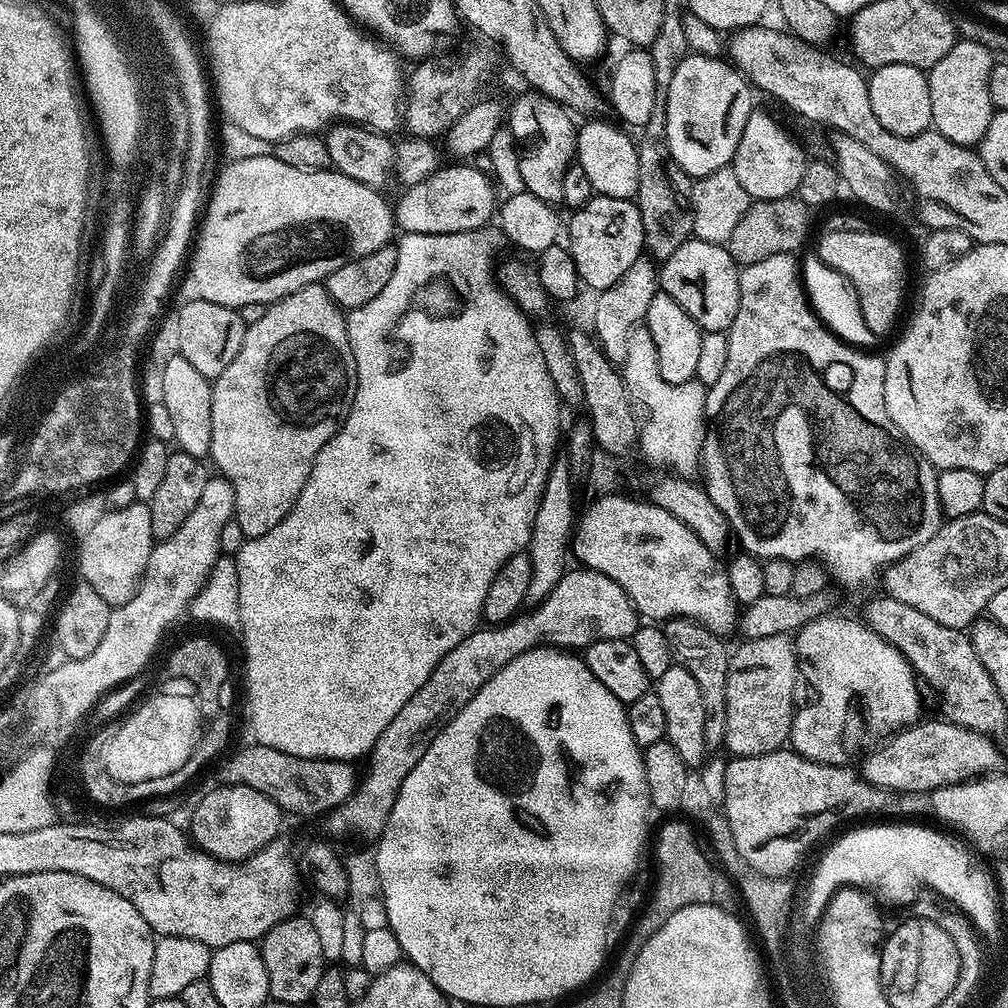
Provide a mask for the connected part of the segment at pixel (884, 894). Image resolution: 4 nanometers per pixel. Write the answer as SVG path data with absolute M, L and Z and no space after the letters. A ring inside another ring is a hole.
M886 824L884 826L868 826L846 833L832 845L821 858L815 872L811 873L808 889L810 890L802 907L806 915L812 918L814 914L827 907L833 895L846 887L858 887L873 892L879 901L890 904L906 904L913 900L914 890L919 886L932 888L944 899L956 906L956 910L965 914L968 904L972 904L972 896L988 896L992 900L992 916L1000 912L1000 896L993 875L985 868L977 868L972 860L973 853L961 840L950 837L926 826L916 824Z

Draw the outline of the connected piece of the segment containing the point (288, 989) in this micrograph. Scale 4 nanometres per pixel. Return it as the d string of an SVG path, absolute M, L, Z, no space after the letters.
M293 914L287 920L278 922L258 944L262 962L266 962L268 995L280 1004L308 1004L326 969L318 933L315 932L311 919L307 915L300 915Z

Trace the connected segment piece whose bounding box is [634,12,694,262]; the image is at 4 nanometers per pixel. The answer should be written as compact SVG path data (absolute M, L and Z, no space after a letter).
M665 13L661 30L648 50L654 62L655 92L654 107L650 113L650 122L646 122L639 137L638 147L638 190L634 202L642 218L642 230L647 251L657 261L663 262L678 250L692 236L692 186L693 177L686 175L672 161L672 155L666 142L666 106L669 102L669 86L677 69L677 62L688 54L686 37L682 29L679 13Z

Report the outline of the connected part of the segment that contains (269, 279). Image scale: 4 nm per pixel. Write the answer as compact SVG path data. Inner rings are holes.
M269 154L258 158L246 158L245 160L233 160L225 163L225 168L219 169L215 177L215 183L211 187L211 193L207 199L206 207L203 209L204 225L199 225L198 235L194 240L194 247L190 252L190 263L188 270L188 293L194 300L205 300L206 302L218 302L218 306L235 308L239 310L247 304L274 304L283 296L294 294L294 290L302 290L302 286L310 286L327 281L338 266L346 266L346 262L362 258L366 254L374 254L374 250L384 247L393 239L394 212L379 195L377 189L362 182L354 182L354 178L346 178L346 174L329 170L326 172L307 172L306 170L294 170L294 166L286 166L286 162L276 159L275 155Z

